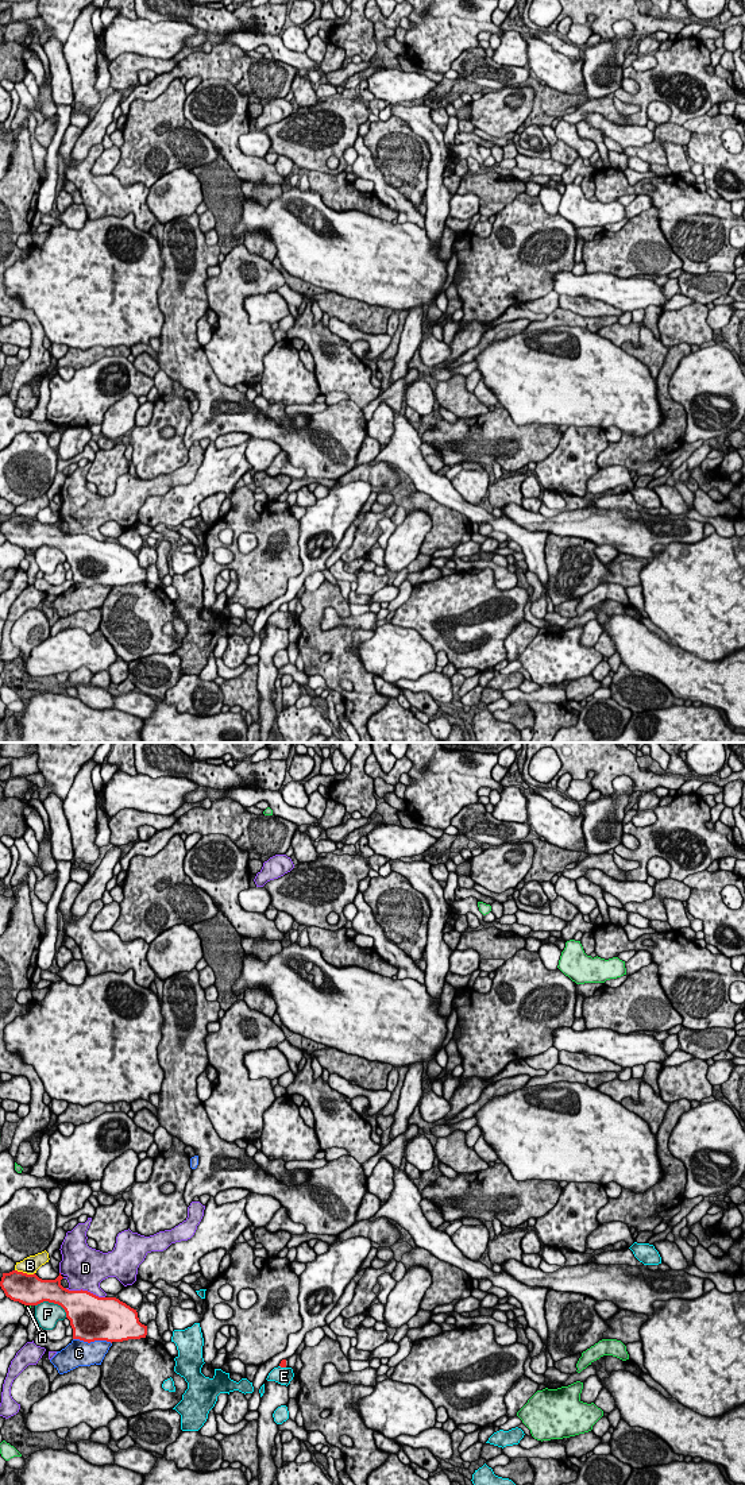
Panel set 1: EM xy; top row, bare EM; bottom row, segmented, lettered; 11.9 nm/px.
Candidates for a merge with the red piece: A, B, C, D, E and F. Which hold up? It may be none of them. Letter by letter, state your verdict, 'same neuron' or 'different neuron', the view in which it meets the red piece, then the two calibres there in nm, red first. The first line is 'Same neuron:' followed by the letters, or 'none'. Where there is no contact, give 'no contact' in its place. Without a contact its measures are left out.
Same neuron: none
A: different neuron | xy | 380/60 nm
B: different neuron | xy | 380/200 nm
C: different neuron | xy | 480/320 nm
D: different neuron | xy | 440/460 nm
E: different neuron | xy | 70/200 nm
F: different neuron | xy | 320/280 nm

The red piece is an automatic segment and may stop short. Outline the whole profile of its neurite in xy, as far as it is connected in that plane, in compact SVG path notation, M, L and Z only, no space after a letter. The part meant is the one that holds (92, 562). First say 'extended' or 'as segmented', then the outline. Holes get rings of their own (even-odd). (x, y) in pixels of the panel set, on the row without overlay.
as segmented; M12 514L9 517L3 517L0 531L7 541L24 549L38 549L43 545L61 549L66 556L66 562L70 564L73 583L88 587L94 585L107 585L112 587L146 582L147 570L139 566L136 554L116 541L99 541L82 533L69 535L61 529L62 522L61 517L55 524L42 524L35 517L27 518Z

